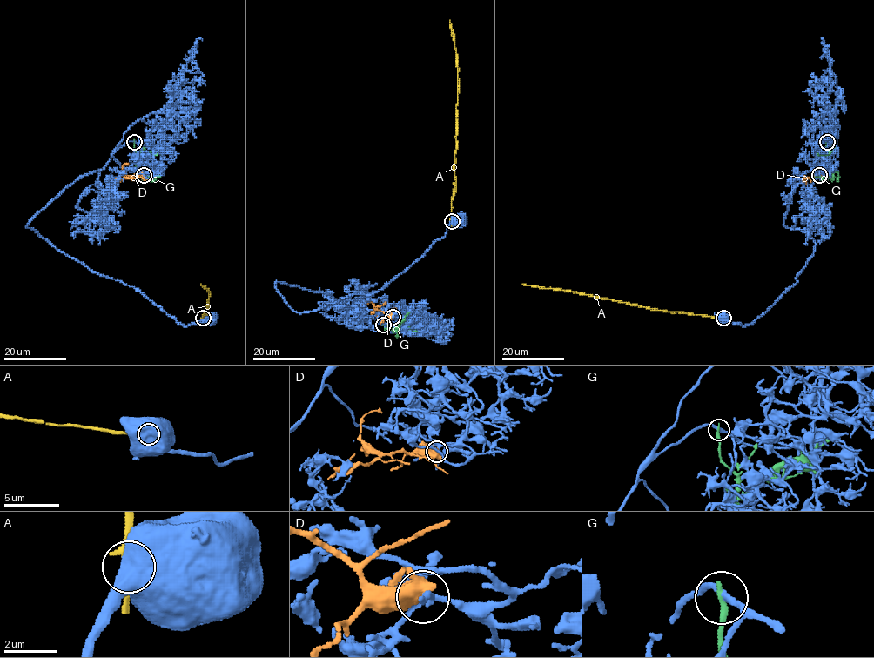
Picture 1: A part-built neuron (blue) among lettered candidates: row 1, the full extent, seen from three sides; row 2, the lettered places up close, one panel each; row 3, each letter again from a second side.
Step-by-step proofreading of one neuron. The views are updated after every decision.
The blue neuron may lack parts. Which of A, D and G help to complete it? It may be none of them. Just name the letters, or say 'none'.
none

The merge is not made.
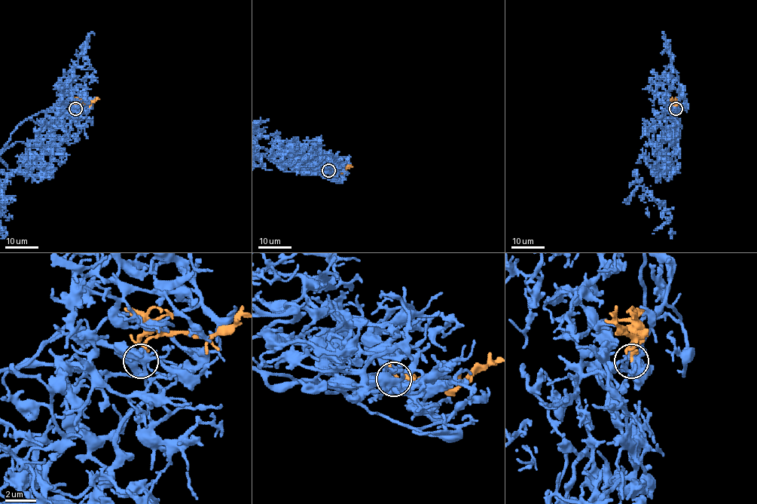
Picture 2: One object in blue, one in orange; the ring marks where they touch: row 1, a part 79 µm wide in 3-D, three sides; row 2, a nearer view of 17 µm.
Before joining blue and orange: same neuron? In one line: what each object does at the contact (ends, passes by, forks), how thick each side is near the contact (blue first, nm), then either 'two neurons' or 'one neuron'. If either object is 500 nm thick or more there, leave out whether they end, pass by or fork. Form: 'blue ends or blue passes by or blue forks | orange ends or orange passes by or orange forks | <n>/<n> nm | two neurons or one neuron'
blue forks | orange ends | 360/220 nm | one neuron

